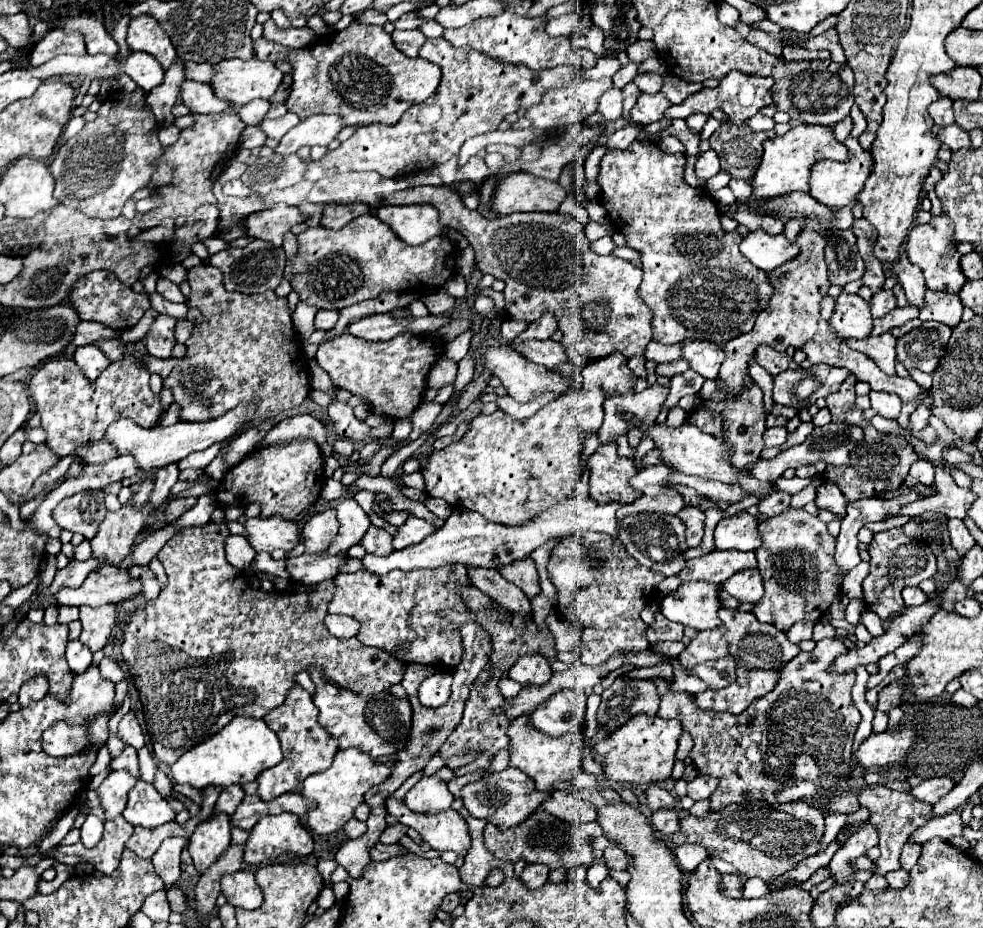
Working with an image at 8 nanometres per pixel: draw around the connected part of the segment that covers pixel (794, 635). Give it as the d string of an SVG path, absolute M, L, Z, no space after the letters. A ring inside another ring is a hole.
M802 620L802 622L794 624L794 628L790 628L786 634L788 634L790 642L796 642L798 644L802 640L810 640L812 638L812 630L814 630L814 622Z

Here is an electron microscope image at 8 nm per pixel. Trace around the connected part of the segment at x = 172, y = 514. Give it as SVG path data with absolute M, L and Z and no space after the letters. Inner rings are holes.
M180 498L180 500L172 500L166 506L166 522L174 522L176 518L180 518L182 512L190 510L196 504L196 498Z

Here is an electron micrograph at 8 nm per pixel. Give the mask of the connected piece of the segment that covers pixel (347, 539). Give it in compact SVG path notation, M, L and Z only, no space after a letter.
M352 496L334 500L332 508L340 522L338 536L330 544L330 554L336 554L336 552L346 552L352 544L358 544L366 534L366 528L372 526L372 522L370 516L360 508L360 504Z

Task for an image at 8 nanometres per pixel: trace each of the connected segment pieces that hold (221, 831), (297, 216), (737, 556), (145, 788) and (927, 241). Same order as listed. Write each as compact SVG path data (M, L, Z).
M216 814L206 822L198 824L194 834L188 840L188 850L194 860L196 870L206 872L230 846L230 822L228 814Z
M274 204L262 212L250 214L246 220L246 228L248 236L282 246L284 234L290 232L290 228L300 222L306 222L306 216L302 216L298 208L290 208L286 204Z
M712 550L700 558L688 560L686 568L680 572L680 578L684 582L692 580L706 580L714 584L726 582L732 574L754 568L756 566L756 554L754 552L740 552L740 550Z
M138 780L136 786L128 792L128 804L122 816L132 826L156 828L160 824L174 820L176 812L172 810L170 802L162 798L152 784Z
M942 214L932 218L928 224L918 224L912 228L908 242L906 242L906 254L912 264L916 264L926 278L926 286L930 290L944 290L944 292L958 292L962 284L966 282L964 274L960 272L960 254L952 248L956 242L952 238L952 222Z

